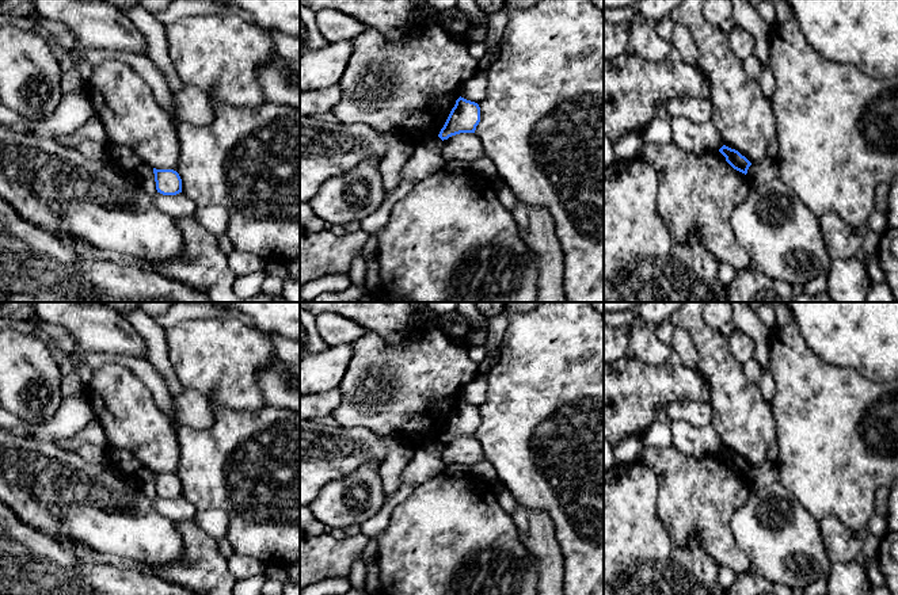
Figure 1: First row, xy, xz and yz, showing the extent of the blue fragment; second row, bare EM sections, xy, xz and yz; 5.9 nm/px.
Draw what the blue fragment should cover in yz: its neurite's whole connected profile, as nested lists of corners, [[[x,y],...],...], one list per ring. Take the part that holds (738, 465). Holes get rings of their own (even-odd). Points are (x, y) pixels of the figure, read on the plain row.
[[[723,449],[719,455],[726,461],[726,465],[737,474],[742,476],[742,477],[747,477],[749,470],[751,469],[751,466],[742,459],[738,454],[731,453],[726,449]]]

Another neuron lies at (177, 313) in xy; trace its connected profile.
[[[178,302],[172,304],[164,313],[156,316],[155,319],[163,328],[171,328],[186,320],[218,317],[227,314],[235,313],[222,308],[217,302]]]

